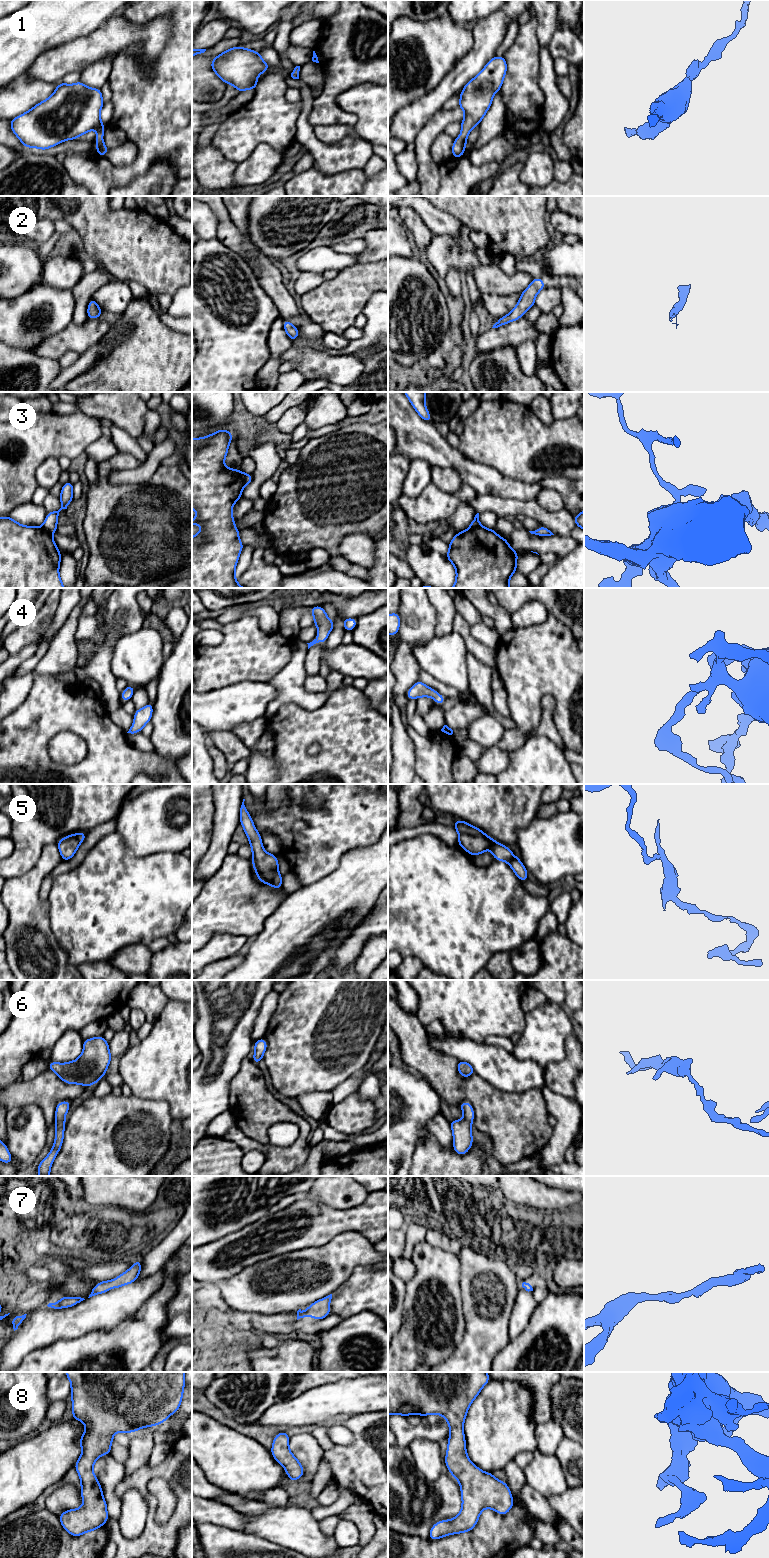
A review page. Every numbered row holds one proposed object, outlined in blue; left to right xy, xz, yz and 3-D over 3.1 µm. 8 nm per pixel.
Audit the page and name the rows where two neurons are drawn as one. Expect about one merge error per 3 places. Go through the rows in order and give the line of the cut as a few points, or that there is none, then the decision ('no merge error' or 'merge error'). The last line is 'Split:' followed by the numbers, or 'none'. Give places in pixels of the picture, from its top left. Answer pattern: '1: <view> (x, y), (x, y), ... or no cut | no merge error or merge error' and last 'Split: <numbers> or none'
1: no cut | no merge error
2: no cut | no merge error
3: xz (241, 473), (241, 478), (245, 485) | merge error
4: no cut | no merge error
5: yz (459, 833), (481, 835), (491, 844), (496, 842) | merge error
6: no cut | no merge error
7: no cut | no merge error
8: no cut | no merge error
Split: 3, 5

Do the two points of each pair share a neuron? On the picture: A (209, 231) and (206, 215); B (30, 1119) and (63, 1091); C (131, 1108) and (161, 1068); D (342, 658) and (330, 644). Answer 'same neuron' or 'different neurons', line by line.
A: same neuron
B: different neurons
C: different neurons
D: different neurons

